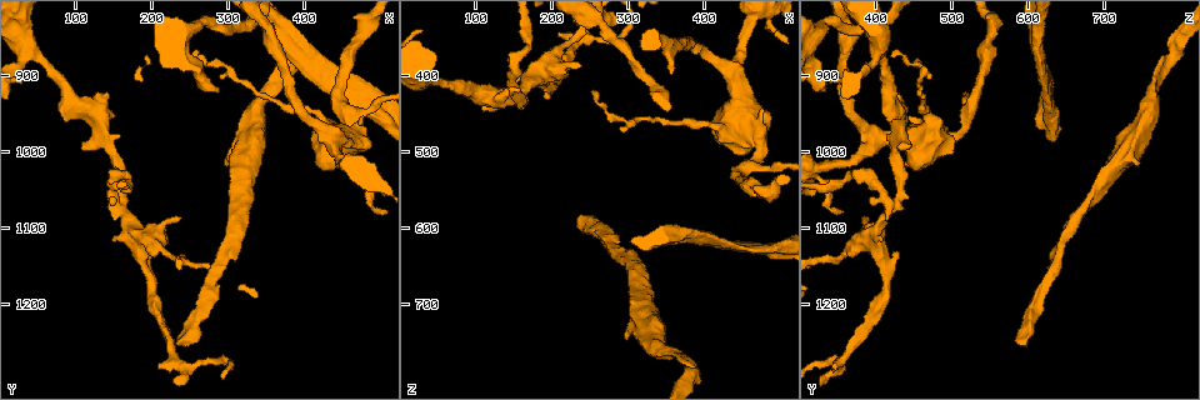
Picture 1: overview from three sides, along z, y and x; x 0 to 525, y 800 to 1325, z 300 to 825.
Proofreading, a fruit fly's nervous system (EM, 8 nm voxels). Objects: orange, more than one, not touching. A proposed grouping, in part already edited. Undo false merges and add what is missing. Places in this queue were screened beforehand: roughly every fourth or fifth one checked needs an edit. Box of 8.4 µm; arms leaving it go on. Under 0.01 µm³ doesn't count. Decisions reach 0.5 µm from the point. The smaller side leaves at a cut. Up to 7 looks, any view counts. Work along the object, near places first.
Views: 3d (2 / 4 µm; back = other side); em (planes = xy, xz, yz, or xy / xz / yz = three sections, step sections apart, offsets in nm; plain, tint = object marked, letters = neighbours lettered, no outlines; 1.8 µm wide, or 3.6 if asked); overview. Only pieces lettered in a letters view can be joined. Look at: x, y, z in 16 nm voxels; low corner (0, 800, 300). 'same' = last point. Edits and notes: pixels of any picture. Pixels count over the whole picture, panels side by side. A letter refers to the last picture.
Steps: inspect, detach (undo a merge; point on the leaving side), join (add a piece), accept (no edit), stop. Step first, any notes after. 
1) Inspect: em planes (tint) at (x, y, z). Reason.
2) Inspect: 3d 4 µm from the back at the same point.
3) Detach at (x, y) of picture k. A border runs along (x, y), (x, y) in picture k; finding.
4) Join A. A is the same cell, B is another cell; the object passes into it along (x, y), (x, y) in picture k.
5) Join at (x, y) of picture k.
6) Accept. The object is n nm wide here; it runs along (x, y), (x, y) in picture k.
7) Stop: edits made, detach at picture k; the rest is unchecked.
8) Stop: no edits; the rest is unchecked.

Inspect: 3d 4 µm at (295, 1020, 745). Branch stops here.

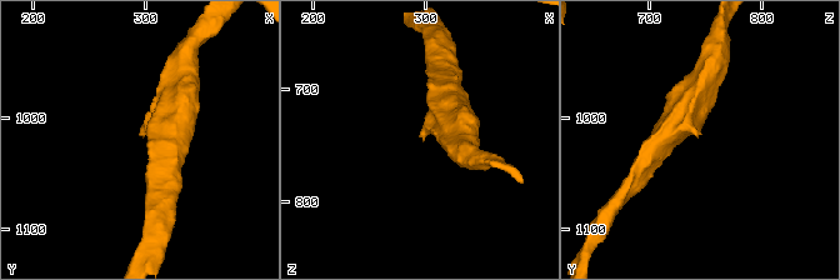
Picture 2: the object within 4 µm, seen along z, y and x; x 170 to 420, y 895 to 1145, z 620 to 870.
Inspect: em xy step 8 (letters) at (294, 1016, 744). Need the tissue.

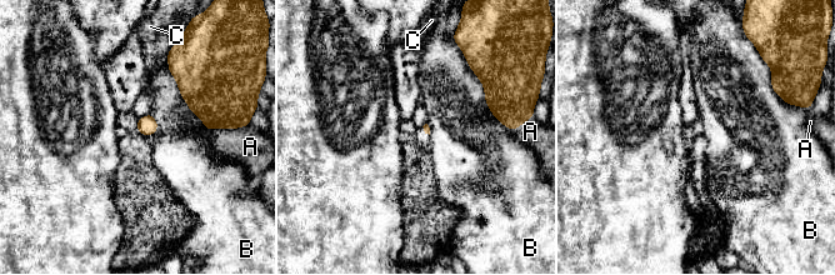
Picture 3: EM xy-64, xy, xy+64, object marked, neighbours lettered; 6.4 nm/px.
Inspect: em planes (letters) at the same point.

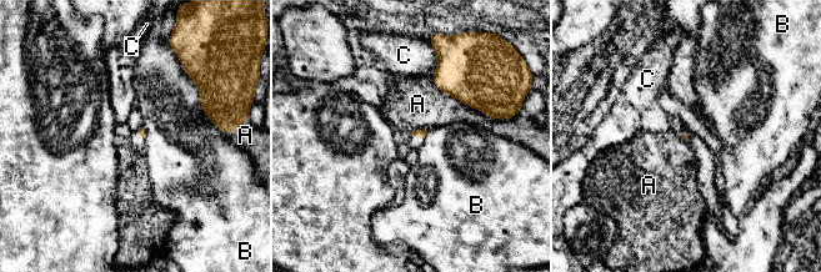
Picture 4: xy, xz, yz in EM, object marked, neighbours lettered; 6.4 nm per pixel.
Accept. A, B and C are other cells; a border runs along (432, 72), (439, 89), (495, 119) in picture 4; no lettered piece goes on from it.

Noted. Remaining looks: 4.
Inspect: em planes (letters) at (155, 1070, 425). Branch point.

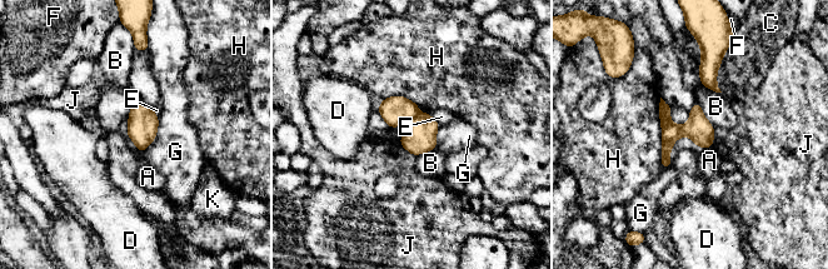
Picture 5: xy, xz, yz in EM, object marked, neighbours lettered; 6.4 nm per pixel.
Detach at (671, 131) of picture 5. A, B, C, D, E, F, G, H, J and K are other cells; a border runs along (682, 126), (678, 137) in picture 5; a second neuron is stuck on.

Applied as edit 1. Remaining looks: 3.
Inspect: em xz step 8 (tint) at (235, 1275, 350). Abrupt turn.

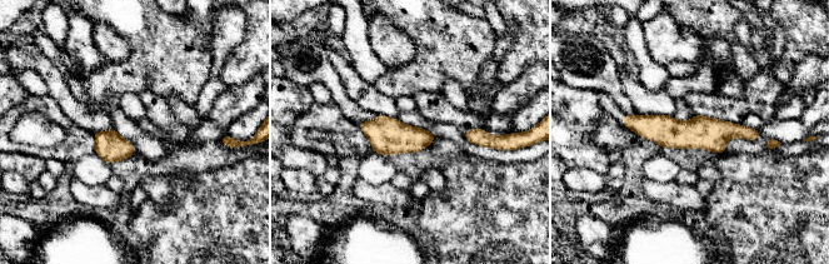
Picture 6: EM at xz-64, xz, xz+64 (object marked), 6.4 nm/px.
Inspect: em xz step 8 (letters) at the same point.

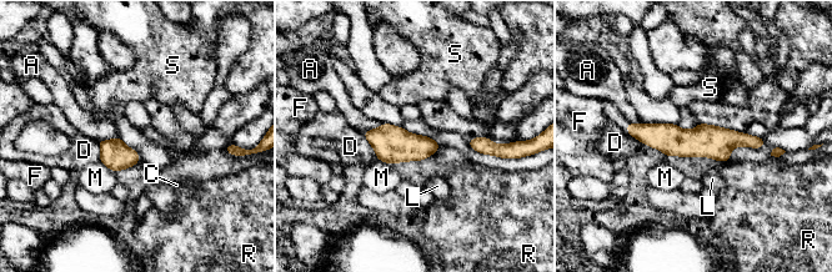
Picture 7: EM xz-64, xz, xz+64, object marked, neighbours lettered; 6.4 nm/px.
Accept. The object is 170 nm wide here; A, C, D, F, L, M, R and S are other cells; continuous, no second neuron.

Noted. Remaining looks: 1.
Stop: edits made, detach at picture 5; the rest is unchecked.

